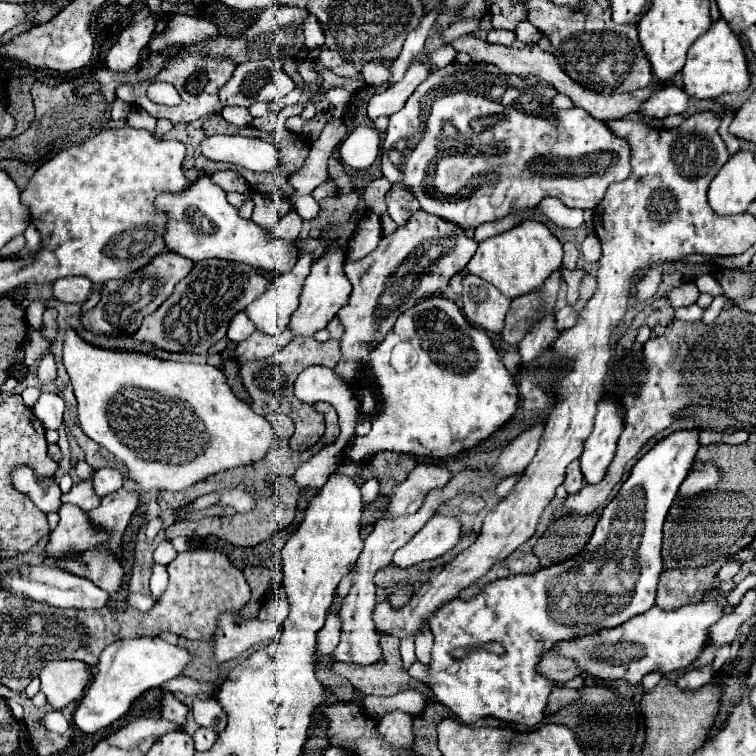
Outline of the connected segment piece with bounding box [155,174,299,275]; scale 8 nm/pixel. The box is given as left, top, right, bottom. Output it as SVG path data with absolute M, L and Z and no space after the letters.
M201 174L195 184L191 184L185 192L181 192L181 196L161 194L155 206L157 210L169 214L165 232L167 248L193 262L207 258L221 258L221 260L243 262L253 268L281 275L291 272L299 258L299 250L295 248L295 244L277 240L269 230L259 228L253 220L241 218L239 210L225 200L223 190L211 184L207 174Z

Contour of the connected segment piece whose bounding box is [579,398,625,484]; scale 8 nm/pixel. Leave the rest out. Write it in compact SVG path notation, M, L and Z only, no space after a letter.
M603 398L599 402L595 428L585 440L585 450L579 458L581 472L587 484L597 484L605 476L615 456L617 440L625 428L621 418L623 418L623 406L619 402L611 398Z

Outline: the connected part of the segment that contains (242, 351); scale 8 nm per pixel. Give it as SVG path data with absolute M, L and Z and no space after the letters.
M285 328L283 334L279 336L265 336L265 332L253 332L249 338L237 344L237 360L239 362L249 362L249 360L263 360L277 350L285 348L293 340L293 332Z

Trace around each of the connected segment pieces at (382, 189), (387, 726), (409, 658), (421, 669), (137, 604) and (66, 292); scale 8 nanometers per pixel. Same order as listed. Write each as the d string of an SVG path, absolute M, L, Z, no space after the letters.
M377 178L369 182L369 186L363 190L363 202L369 210L383 214L387 210L385 206L385 192L391 188L391 182L387 178Z
M389 712L377 722L377 730L385 738L387 744L395 748L411 748L413 746L413 718L405 712Z
M411 638L401 640L401 658L403 658L403 670L407 670L417 660L415 652L413 652L413 640Z
M415 662L415 664L409 668L409 676L411 676L411 678L417 678L417 680L421 680L421 682L427 682L427 680L429 680L429 668L427 668L425 664L421 664L421 662Z
M135 592L135 594L129 594L129 606L133 606L133 608L137 608L137 610L141 610L141 612L147 612L151 606L153 606L153 596L149 596L149 592L147 594L143 594L143 592Z
M85 276L61 278L53 284L53 296L61 302L85 302L91 292L91 280Z

